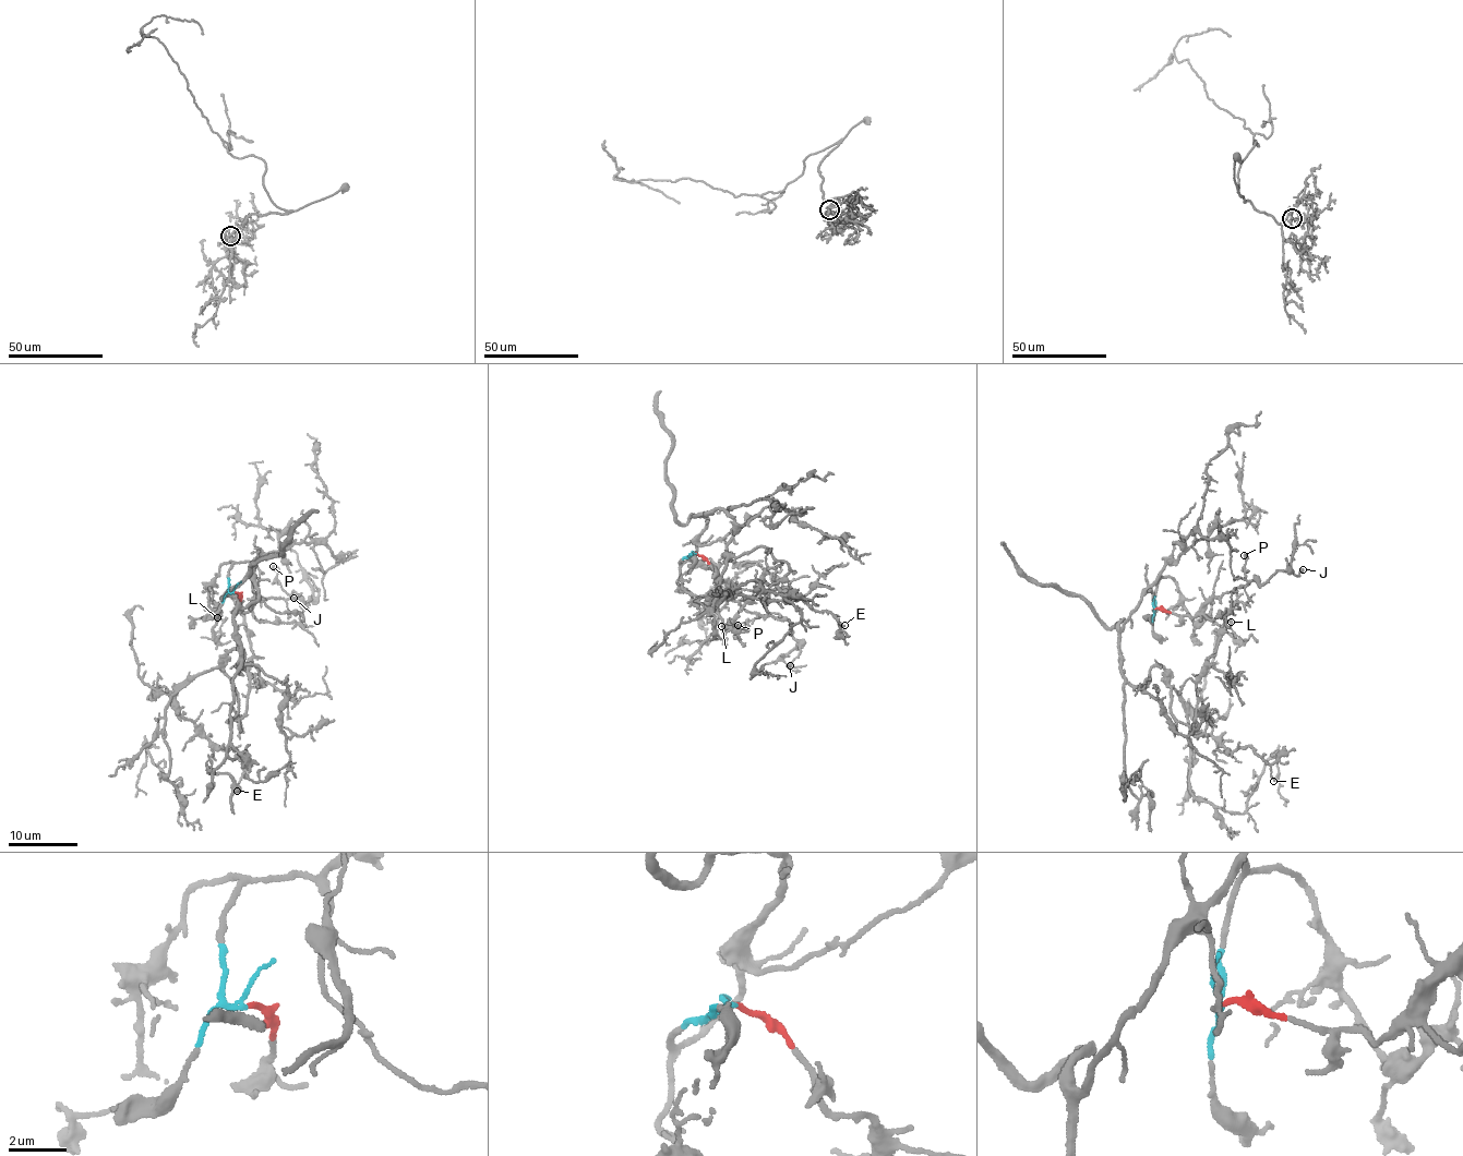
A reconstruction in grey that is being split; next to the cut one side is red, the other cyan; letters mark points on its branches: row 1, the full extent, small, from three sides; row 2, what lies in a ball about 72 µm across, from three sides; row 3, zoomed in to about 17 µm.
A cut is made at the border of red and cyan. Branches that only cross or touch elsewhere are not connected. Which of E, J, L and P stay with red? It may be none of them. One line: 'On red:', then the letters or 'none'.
On red: J, P

